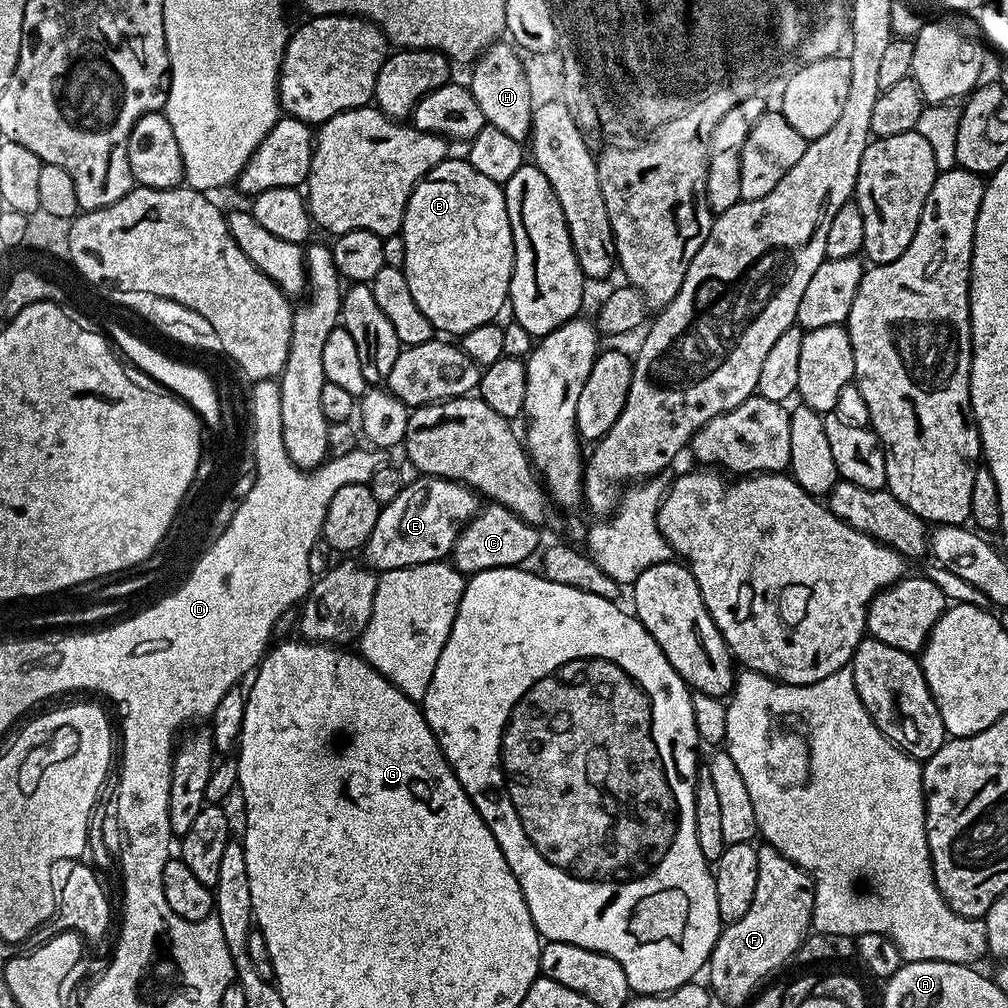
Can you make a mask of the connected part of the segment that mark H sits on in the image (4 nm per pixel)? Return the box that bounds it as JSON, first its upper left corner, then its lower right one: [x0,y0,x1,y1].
[470,42,534,142]

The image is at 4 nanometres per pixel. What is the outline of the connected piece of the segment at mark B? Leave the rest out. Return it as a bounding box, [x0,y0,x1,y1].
[398,158,514,338]

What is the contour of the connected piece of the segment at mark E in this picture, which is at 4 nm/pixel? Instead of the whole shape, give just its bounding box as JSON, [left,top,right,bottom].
[362,476,480,573]

